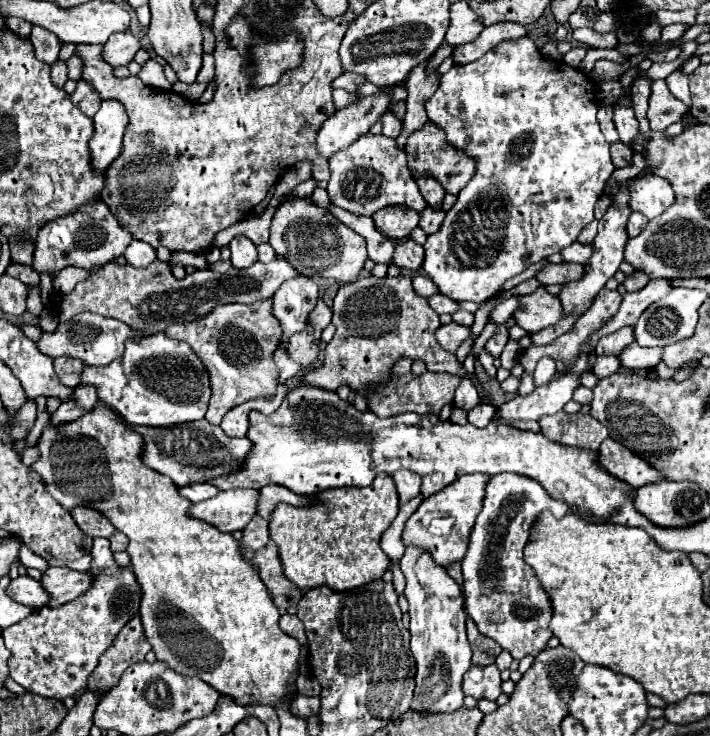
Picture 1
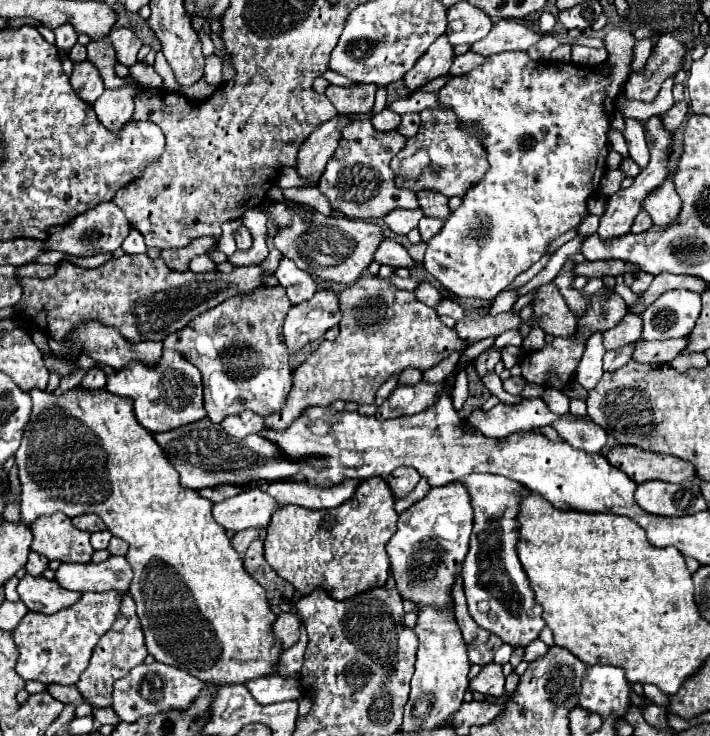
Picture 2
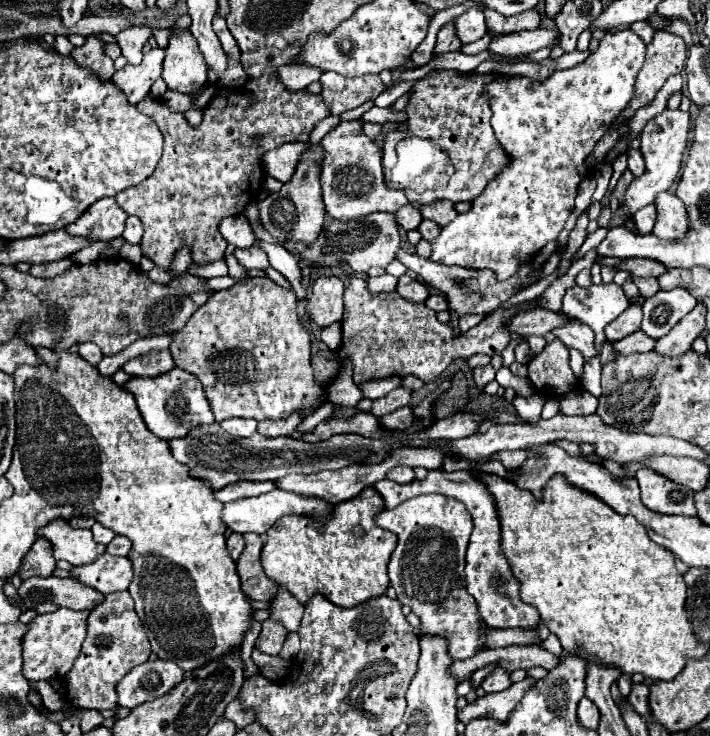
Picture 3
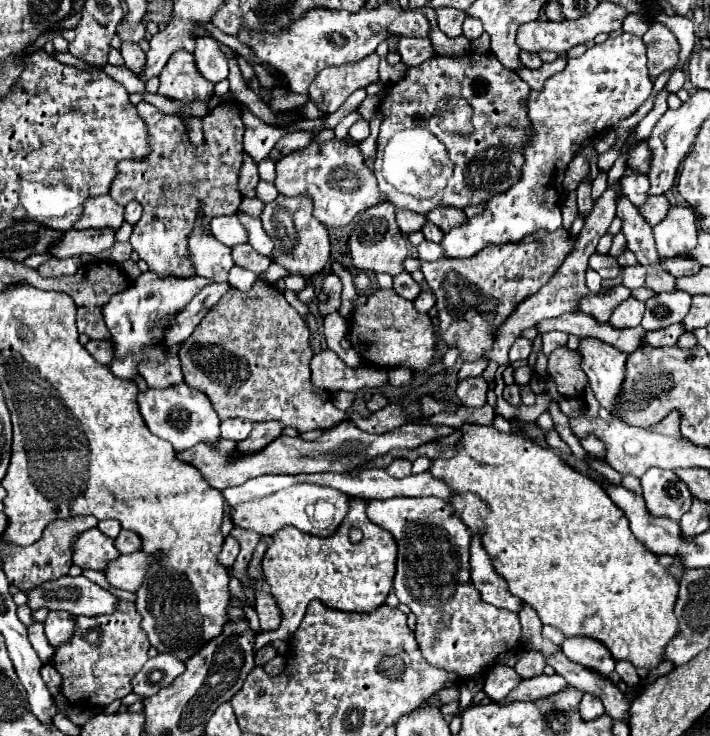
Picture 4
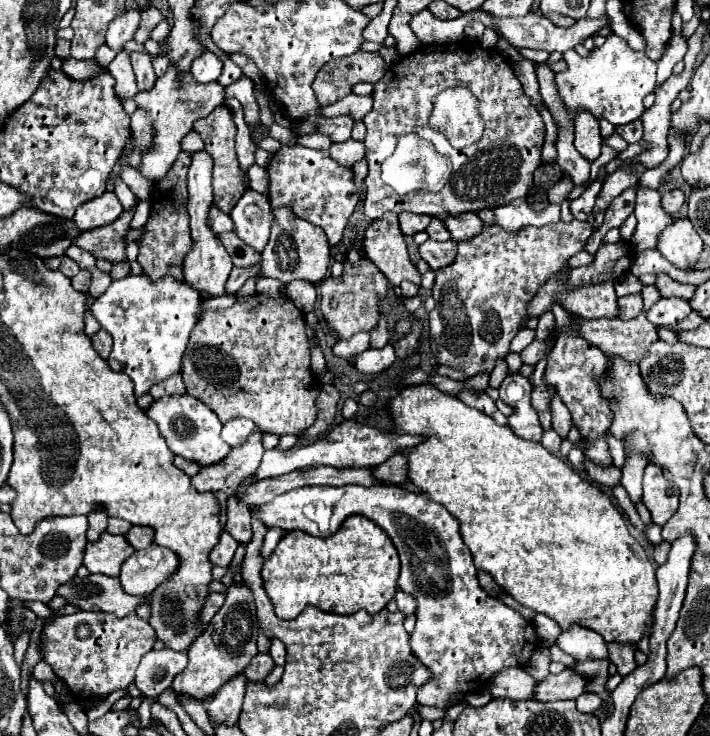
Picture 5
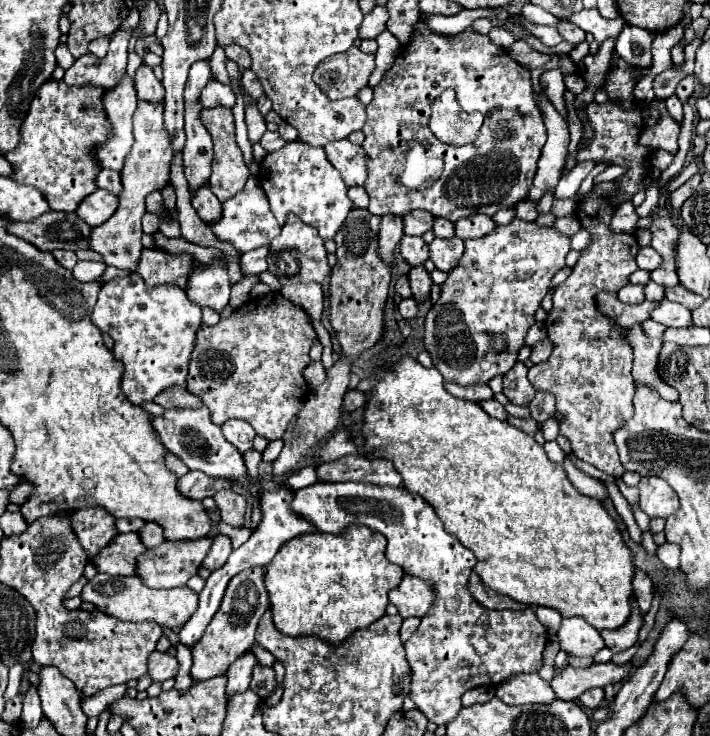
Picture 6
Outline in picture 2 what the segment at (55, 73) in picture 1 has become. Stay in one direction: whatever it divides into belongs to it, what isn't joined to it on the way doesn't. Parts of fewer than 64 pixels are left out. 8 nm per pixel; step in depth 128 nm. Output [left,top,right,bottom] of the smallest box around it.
[54,24,78,60]

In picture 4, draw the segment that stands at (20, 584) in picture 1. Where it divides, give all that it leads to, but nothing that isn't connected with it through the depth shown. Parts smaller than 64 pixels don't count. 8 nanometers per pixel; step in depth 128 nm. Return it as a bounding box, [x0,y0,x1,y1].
[28,576,118,616]

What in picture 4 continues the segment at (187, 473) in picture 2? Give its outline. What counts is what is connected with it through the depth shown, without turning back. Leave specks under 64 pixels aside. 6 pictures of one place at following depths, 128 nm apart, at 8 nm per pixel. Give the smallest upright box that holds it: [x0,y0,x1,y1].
[178,420,454,490]

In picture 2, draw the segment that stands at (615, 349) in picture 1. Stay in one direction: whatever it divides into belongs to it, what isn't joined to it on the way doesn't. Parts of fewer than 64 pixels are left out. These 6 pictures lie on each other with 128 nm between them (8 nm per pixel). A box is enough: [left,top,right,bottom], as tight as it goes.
[602,314,642,350]

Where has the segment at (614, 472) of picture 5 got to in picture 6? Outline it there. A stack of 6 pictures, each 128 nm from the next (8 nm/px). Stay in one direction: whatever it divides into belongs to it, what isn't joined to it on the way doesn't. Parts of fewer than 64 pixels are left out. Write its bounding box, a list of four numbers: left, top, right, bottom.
[616,478,638,506]

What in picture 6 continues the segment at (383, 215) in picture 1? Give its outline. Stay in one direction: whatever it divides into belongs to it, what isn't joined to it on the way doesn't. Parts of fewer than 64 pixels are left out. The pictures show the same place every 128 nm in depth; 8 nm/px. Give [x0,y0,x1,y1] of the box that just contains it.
[402,210,434,236]

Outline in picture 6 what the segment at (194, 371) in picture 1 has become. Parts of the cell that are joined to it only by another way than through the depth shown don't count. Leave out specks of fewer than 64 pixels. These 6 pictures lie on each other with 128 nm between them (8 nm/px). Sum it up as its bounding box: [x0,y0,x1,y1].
[152,406,250,490]

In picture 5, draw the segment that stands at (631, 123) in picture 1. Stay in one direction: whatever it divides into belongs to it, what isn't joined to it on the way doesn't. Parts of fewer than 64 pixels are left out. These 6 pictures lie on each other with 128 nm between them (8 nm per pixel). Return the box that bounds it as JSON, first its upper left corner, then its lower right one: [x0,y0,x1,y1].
[632,184,672,250]

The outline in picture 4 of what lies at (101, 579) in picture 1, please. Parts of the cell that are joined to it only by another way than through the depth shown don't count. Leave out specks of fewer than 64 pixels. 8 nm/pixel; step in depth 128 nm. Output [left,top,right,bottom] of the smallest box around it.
[44,520,120,648]

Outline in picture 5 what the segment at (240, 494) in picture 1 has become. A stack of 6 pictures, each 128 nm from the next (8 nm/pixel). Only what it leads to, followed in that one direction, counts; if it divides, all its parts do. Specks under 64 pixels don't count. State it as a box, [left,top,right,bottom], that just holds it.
[250,486,538,708]

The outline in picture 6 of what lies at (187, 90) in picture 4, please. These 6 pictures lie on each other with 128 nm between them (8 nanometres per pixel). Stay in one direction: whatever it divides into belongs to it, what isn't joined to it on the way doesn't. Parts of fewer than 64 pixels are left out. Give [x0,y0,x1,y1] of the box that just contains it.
[90,80,234,270]

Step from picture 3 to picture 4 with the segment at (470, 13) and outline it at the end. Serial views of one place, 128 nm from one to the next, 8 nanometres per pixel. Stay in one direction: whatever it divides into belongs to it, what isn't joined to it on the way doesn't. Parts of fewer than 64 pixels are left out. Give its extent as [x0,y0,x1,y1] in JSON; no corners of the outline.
[462,16,484,42]

